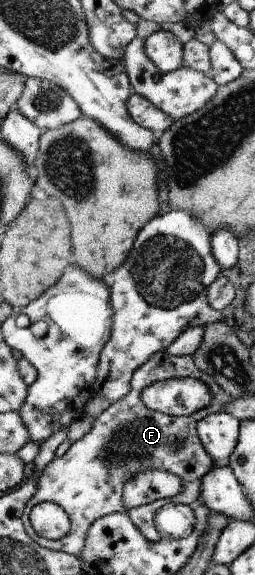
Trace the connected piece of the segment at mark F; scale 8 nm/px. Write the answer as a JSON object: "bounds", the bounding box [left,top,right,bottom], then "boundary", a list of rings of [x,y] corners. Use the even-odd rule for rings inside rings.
{"bounds":[23,349,231,558],"boundary":[[[164,349],[156,353],[134,374],[131,392],[118,402],[112,402],[110,407],[95,419],[92,429],[79,441],[72,443],[63,457],[56,457],[37,477],[35,495],[28,501],[23,512],[23,527],[27,535],[37,545],[48,550],[57,550],[80,558],[92,523],[111,513],[126,512],[145,539],[150,542],[163,541],[156,525],[160,509],[167,504],[189,506],[199,500],[202,496],[202,480],[216,465],[198,435],[197,425],[209,414],[226,412],[228,407],[231,407],[231,399],[231,395],[218,385],[212,375],[203,373],[195,365],[194,357],[175,357]],[[175,378],[193,378],[206,382],[213,401],[190,416],[170,416],[150,410],[144,405],[141,392],[147,386]],[[148,469],[175,474],[181,480],[181,491],[176,496],[127,509],[123,503],[123,492],[128,479]],[[41,502],[56,503],[67,512],[71,529],[63,539],[46,540],[32,528],[29,514]]]}

